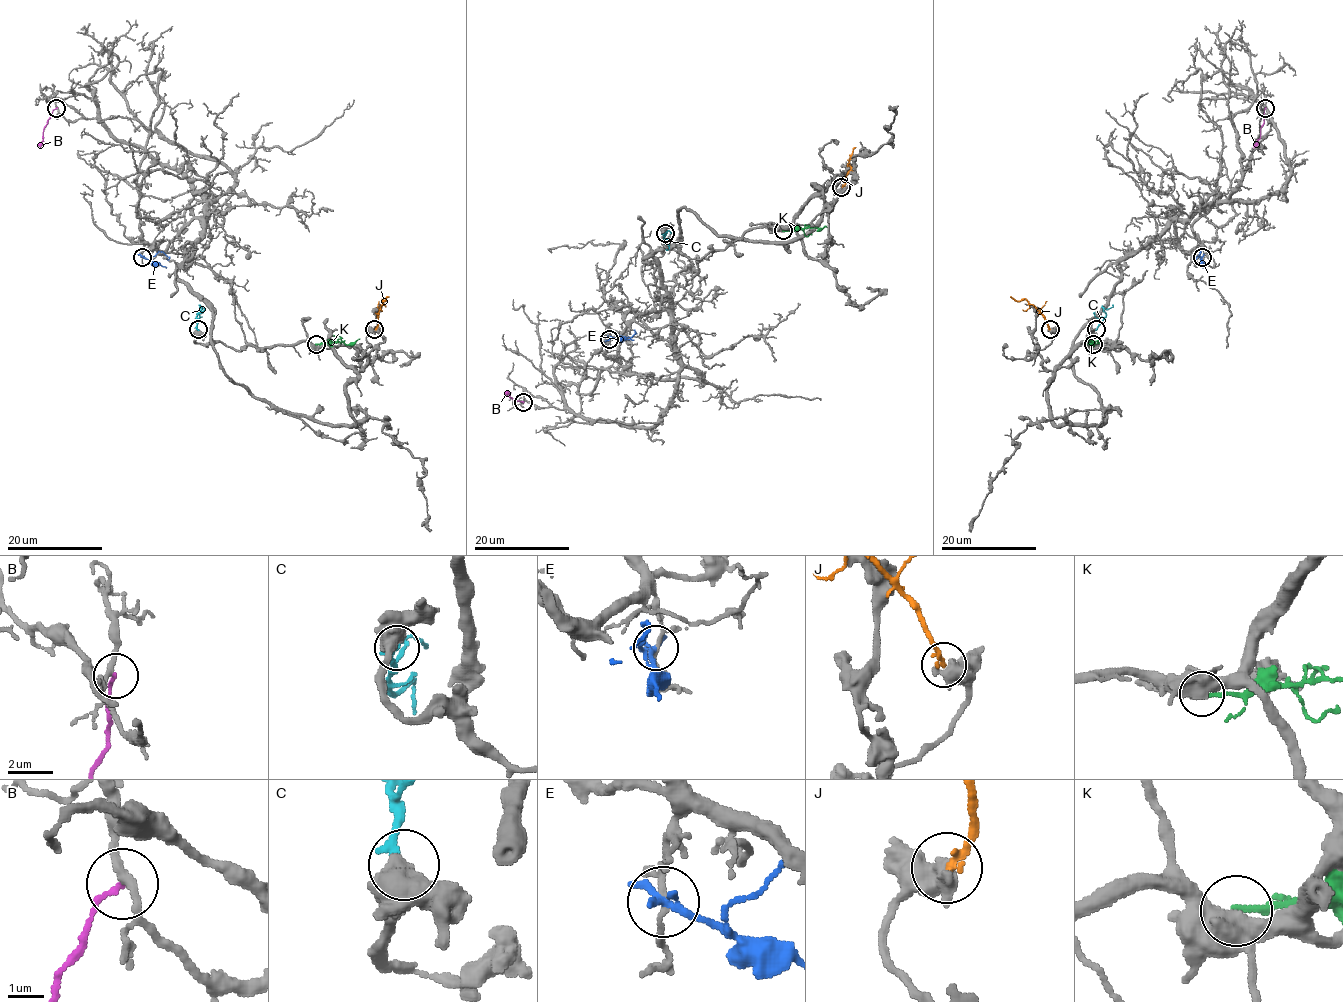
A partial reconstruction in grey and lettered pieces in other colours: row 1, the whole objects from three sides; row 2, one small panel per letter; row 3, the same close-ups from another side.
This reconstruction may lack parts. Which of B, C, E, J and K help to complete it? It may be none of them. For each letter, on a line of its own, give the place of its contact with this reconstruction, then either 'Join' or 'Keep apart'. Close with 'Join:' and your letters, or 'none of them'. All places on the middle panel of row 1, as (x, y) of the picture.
B: Touches grey at (523, 402). Keep apart
C: Touches grey at (665, 233). Keep apart
E: Touches grey at (609, 339). Keep apart
J: Touches grey at (841, 187). Keep apart
K: Touches grey at (783, 230). Keep apart
Join: none of them

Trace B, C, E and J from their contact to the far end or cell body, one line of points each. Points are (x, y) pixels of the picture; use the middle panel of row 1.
B: (523, 403), (511, 398), (507, 391)
C: (665, 233), (664, 243), (669, 244), (669, 249), (665, 249)
E: (609, 339), (629, 337), (635, 333), (634, 329)
J: (842, 187), (856, 147)

